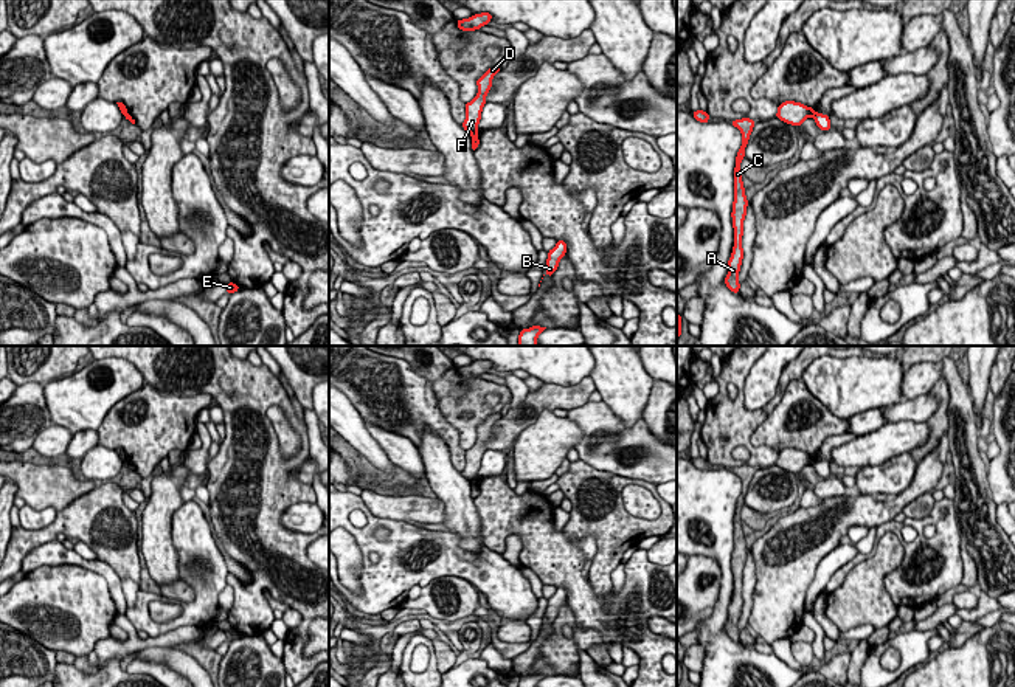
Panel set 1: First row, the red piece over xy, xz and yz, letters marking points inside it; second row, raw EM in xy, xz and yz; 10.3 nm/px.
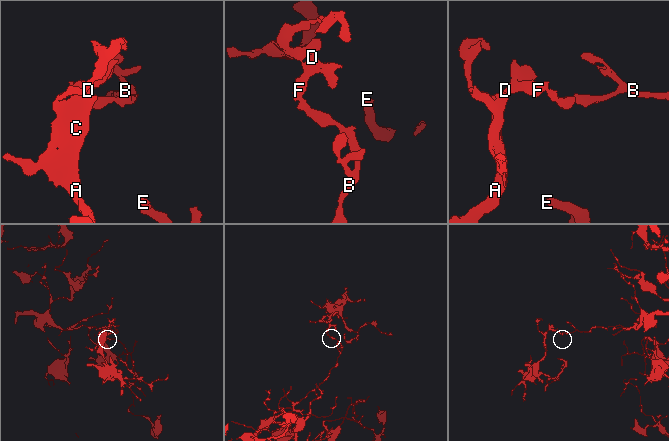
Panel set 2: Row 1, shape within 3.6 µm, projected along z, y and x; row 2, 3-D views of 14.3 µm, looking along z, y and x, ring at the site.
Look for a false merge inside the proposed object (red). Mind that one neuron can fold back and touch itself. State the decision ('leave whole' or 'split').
split

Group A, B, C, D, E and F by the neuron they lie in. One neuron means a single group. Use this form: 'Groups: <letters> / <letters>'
Groups: A C D E F / B

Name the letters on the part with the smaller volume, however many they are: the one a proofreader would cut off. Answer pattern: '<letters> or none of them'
A, C, D, E, F

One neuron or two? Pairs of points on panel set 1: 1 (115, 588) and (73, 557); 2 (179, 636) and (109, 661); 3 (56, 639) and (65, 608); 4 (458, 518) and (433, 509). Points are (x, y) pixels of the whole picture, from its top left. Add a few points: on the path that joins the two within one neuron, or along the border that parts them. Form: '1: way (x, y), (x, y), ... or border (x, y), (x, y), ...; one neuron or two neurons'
1: way (109, 576), (100, 566), (86, 563); one neuron
2: way (162, 641), (126, 647); one neuron
3: way (56, 631), (59, 616); one neuron
4: border (436, 497), (443, 504), (444, 521); two neurons

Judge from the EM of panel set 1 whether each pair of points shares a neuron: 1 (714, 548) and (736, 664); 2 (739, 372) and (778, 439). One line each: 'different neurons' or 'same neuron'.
1: same neuron
2: different neurons

